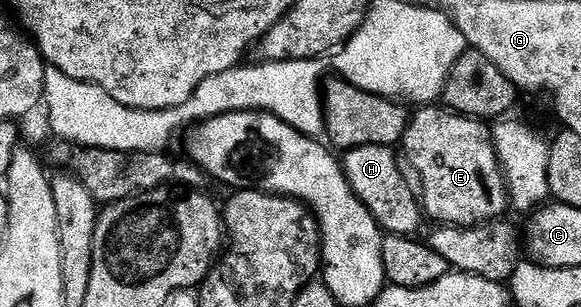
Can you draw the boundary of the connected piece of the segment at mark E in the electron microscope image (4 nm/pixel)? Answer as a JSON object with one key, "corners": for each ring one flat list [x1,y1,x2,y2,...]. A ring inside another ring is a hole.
{"corners":[[421,107,409,118,409,126,405,128,405,136,399,142,403,161,413,168,412,176,417,176,419,186,419,205,424,216,433,223,454,225,460,229,474,229,477,225,484,225,486,221,496,221,504,218,505,208,510,208,509,189,505,185,505,173,497,158,493,146,493,130,484,120,476,117,463,117,460,113,448,108]]}

